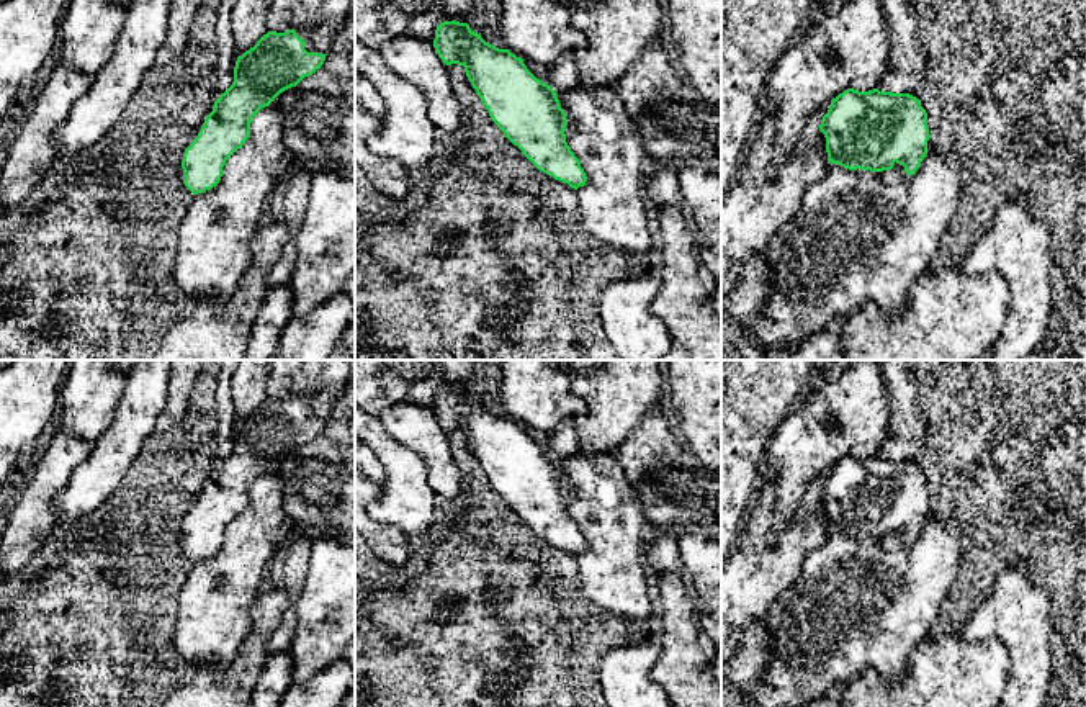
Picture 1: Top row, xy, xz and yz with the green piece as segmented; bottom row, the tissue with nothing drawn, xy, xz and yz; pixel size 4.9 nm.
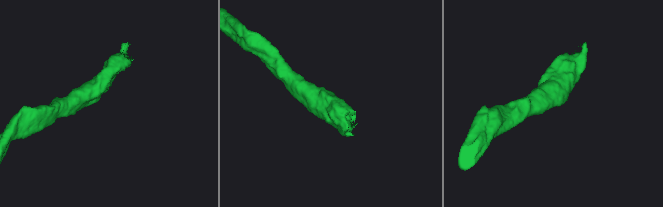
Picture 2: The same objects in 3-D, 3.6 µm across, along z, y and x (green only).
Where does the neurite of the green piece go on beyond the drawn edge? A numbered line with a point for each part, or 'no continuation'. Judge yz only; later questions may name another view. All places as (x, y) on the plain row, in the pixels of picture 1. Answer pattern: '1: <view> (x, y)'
no continuation

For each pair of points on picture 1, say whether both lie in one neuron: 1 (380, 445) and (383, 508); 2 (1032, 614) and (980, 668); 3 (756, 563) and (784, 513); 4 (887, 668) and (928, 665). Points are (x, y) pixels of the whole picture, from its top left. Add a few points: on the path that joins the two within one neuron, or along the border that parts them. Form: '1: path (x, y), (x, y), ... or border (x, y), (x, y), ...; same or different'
1: path (394, 460), (394, 493); same
2: border (965, 640), (1001, 642), (1008, 655), (1006, 683); different
3: border (772, 506), (769, 542); different
4: border (898, 676), (888, 686); different

